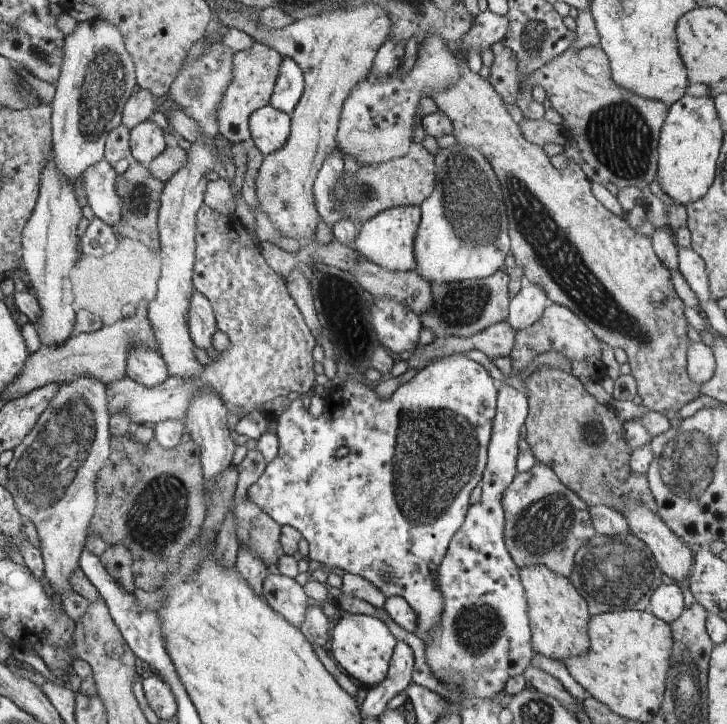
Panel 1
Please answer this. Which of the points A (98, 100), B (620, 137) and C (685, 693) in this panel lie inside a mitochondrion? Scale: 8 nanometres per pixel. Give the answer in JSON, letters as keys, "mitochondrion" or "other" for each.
{"A":"mitochondrion","B":"mitochondrion","C":"mitochondrion"}

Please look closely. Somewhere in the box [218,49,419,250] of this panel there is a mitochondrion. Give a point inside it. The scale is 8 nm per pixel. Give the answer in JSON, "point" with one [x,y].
{"point":[360,194]}

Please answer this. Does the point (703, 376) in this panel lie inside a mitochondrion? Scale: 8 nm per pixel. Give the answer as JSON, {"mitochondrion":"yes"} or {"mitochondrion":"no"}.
{"mitochondrion":"no"}

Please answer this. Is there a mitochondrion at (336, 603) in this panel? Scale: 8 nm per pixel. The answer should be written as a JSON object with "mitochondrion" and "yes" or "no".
{"mitochondrion":"no"}

